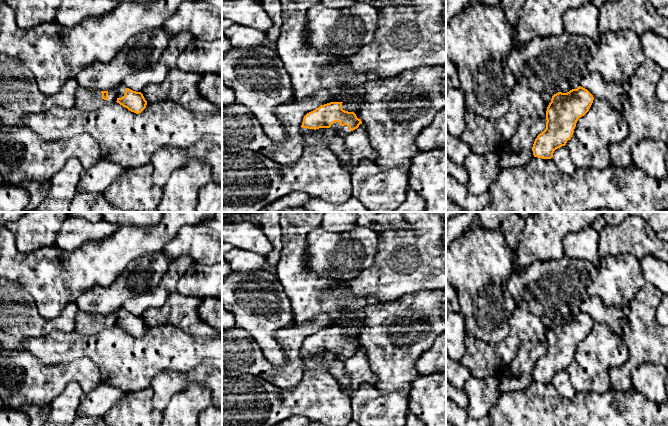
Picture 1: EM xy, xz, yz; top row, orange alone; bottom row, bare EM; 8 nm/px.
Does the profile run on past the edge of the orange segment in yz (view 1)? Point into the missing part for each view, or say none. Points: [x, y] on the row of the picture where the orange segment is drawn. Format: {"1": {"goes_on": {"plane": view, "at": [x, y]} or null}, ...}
{"1": {"goes_on": null}}

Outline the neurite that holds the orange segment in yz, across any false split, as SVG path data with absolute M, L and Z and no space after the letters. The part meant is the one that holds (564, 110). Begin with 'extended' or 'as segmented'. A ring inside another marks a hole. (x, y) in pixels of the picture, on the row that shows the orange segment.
as segmented; M581 86L567 93L554 94L546 111L546 129L537 136L532 147L534 157L551 159L556 149L565 146L574 133L578 119L589 111L593 100L593 95Z

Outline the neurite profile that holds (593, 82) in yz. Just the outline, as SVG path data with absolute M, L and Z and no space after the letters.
M593 71L581 79L580 86L587 89L594 98L605 99L618 111L623 112L622 86L606 82L598 72Z

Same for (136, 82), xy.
M181 32L176 36L170 36L166 49L161 54L160 59L135 74L127 75L121 85L136 92L149 83L162 82L167 73L177 67L177 60L180 54L187 48L193 36L189 32Z

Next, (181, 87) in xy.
M175 67L162 82L147 84L141 93L147 103L169 100L187 111L217 113L221 110L199 94L202 76Z

